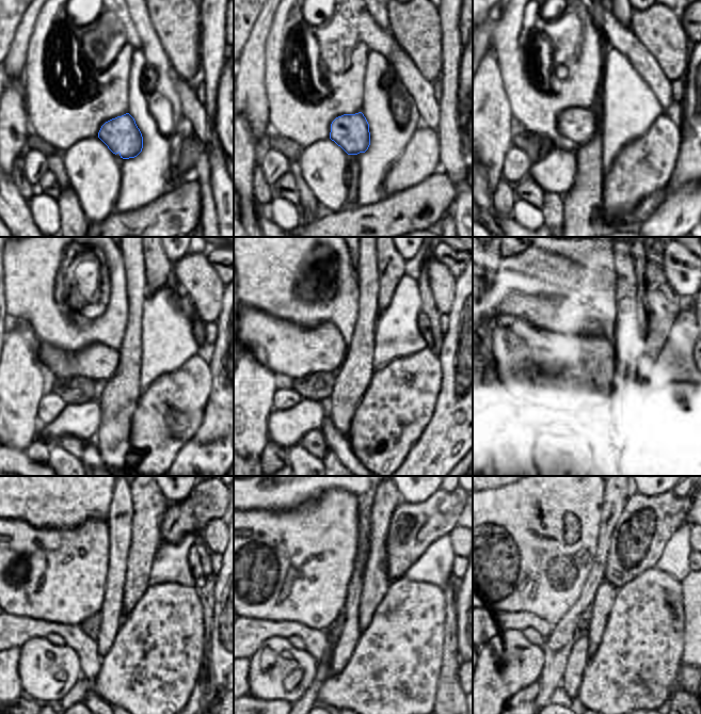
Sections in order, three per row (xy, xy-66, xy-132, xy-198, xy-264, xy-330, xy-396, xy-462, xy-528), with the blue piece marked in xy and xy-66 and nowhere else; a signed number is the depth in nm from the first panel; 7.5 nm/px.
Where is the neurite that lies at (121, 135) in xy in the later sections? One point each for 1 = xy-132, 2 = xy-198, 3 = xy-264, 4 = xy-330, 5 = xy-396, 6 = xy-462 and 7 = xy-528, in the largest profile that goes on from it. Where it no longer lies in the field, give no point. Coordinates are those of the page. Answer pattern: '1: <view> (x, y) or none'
1: xy-132 (578, 126)
2: xy-198 (98, 362)
3: xy-264 (309, 352)
4: xy-330 (552, 353)
5: xy-396 (72, 597)
6: xy-462 (308, 594)
7: xy-528 (548, 590)

